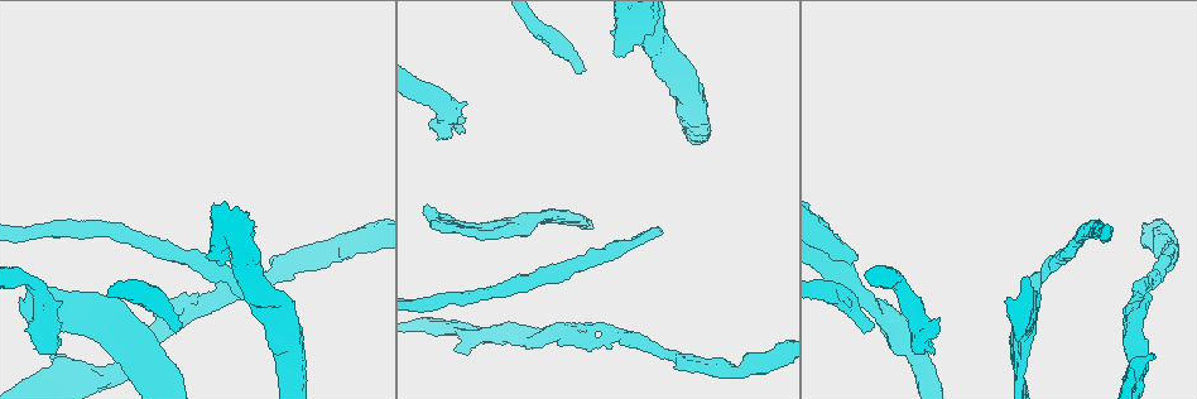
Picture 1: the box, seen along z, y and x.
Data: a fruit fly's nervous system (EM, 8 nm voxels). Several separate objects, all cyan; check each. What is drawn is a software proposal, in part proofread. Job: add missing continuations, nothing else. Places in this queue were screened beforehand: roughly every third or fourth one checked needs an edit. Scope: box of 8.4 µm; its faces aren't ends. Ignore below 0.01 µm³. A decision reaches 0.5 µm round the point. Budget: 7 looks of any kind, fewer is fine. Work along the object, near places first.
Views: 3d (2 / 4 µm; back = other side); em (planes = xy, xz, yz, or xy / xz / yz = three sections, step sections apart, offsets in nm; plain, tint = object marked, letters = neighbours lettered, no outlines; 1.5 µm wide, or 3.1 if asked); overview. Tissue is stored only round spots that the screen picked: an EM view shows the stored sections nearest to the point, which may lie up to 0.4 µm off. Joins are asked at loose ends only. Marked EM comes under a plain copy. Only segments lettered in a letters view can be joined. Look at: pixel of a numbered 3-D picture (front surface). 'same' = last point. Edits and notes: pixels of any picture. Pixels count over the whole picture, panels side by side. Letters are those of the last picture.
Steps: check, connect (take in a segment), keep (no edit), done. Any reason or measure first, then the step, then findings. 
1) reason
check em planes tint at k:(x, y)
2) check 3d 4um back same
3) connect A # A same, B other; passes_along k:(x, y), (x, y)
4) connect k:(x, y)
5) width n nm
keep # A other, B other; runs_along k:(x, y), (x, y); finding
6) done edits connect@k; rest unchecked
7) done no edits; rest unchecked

an open end
check em 3.1um planes letters at 1:(1123, 321)

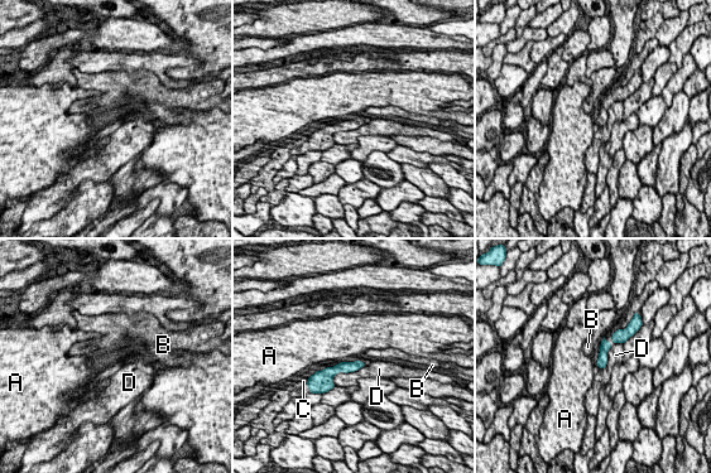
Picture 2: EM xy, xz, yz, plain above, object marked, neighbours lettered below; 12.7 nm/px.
keep # A other, B other, C other, D other; runs_along 2:(359, 365), (321, 373); none of them fits

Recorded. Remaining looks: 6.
an open end
check em yz step 8 tint at 1:(173, 330)

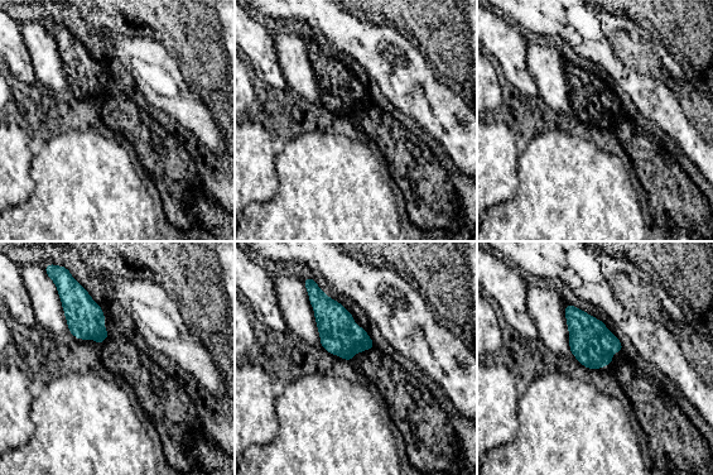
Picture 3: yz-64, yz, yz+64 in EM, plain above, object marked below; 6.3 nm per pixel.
what lies round it
check em yz step 8 letters same

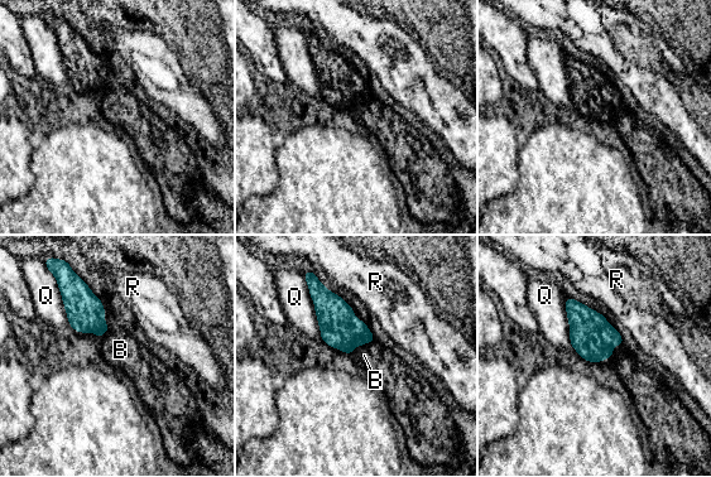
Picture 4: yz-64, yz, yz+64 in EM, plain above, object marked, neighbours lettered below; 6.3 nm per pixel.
keep # B other, Q other, R other; none of them fits

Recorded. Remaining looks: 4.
an open end
check em xz step 4 letters at 1:(875, 319)

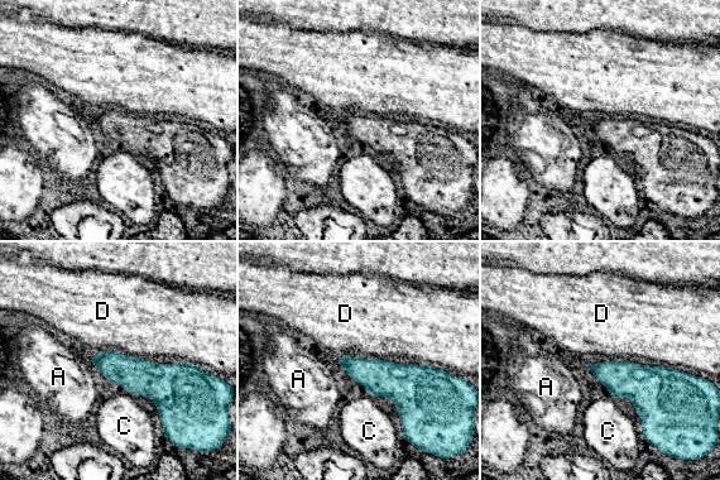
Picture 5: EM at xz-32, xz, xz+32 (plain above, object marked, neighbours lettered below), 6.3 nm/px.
keep # A other, C other, D other; border 5:(116, 350), (105, 350), (92, 356); none of them fits

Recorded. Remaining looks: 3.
done no edits; rest unchecked

